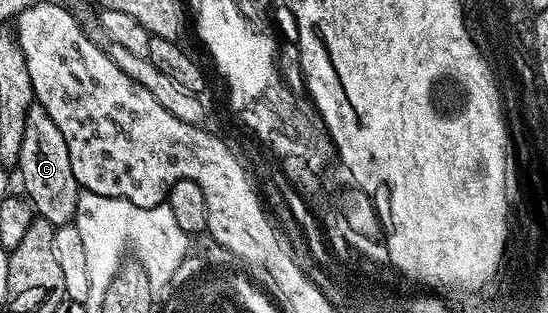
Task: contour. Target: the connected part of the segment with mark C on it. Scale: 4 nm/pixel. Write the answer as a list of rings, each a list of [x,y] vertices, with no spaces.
[[[34,102],[27,112],[27,126],[23,130],[23,146],[16,167],[21,168],[24,195],[40,219],[55,226],[74,223],[77,199],[82,189],[71,170],[71,154],[67,154],[67,142],[63,134],[59,134],[59,126],[51,122],[51,114],[47,114],[42,104]]]

